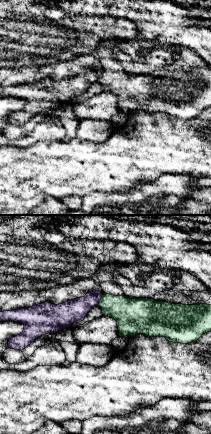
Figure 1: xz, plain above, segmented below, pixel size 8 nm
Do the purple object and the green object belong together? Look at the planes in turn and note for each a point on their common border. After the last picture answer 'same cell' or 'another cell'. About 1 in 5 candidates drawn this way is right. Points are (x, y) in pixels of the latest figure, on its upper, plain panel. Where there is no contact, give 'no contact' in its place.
contact (100, 75)

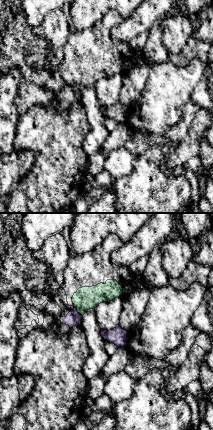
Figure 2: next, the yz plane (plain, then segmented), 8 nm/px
contact (77, 88)

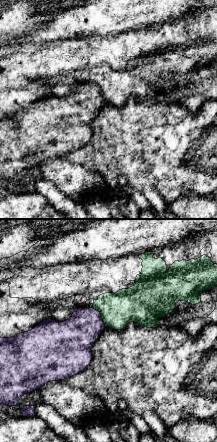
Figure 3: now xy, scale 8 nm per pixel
contact (100, 92)

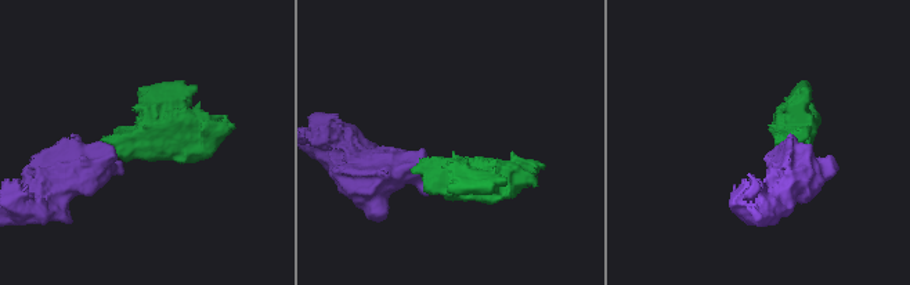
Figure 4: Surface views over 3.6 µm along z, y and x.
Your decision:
another cell

